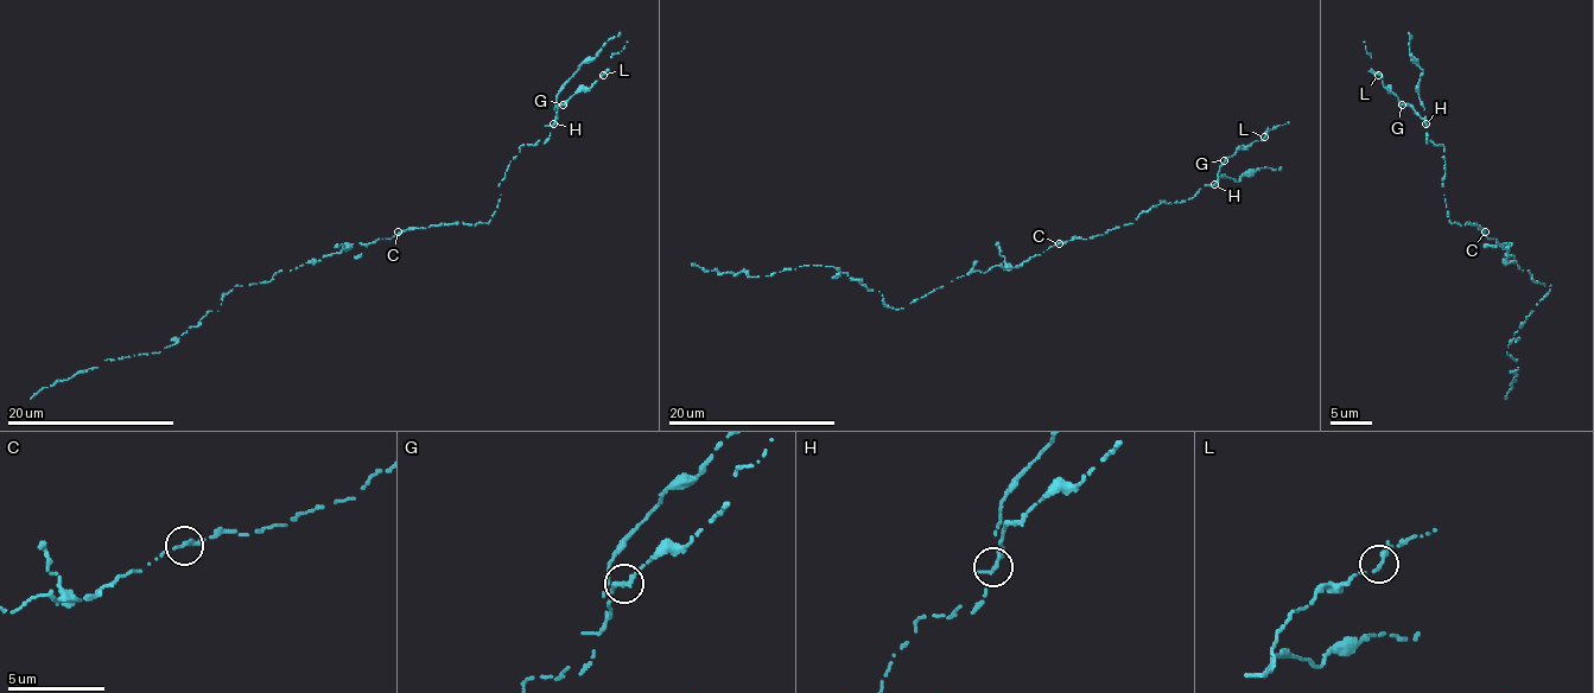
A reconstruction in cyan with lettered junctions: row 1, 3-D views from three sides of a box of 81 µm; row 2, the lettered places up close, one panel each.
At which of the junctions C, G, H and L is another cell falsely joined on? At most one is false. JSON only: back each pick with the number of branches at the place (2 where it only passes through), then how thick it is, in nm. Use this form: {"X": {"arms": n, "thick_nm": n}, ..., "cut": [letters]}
{"H": {"arms": 2, "thick_nm": 240}, "cut": ["H"]}

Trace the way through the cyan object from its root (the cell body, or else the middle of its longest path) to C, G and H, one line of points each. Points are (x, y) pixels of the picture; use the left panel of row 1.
C: (376, 240), (392, 237), (398, 231)
G: (376, 240), (414, 228), (488, 223), (510, 160), (524, 144), (548, 138), (563, 105)
H: (376, 240), (414, 228), (456, 221), (488, 223), (510, 160), (524, 144), (544, 141), (552, 122)

